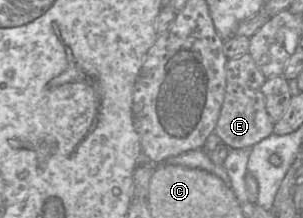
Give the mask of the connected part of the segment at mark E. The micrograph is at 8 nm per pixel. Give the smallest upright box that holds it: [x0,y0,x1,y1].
[215,52,274,149]

